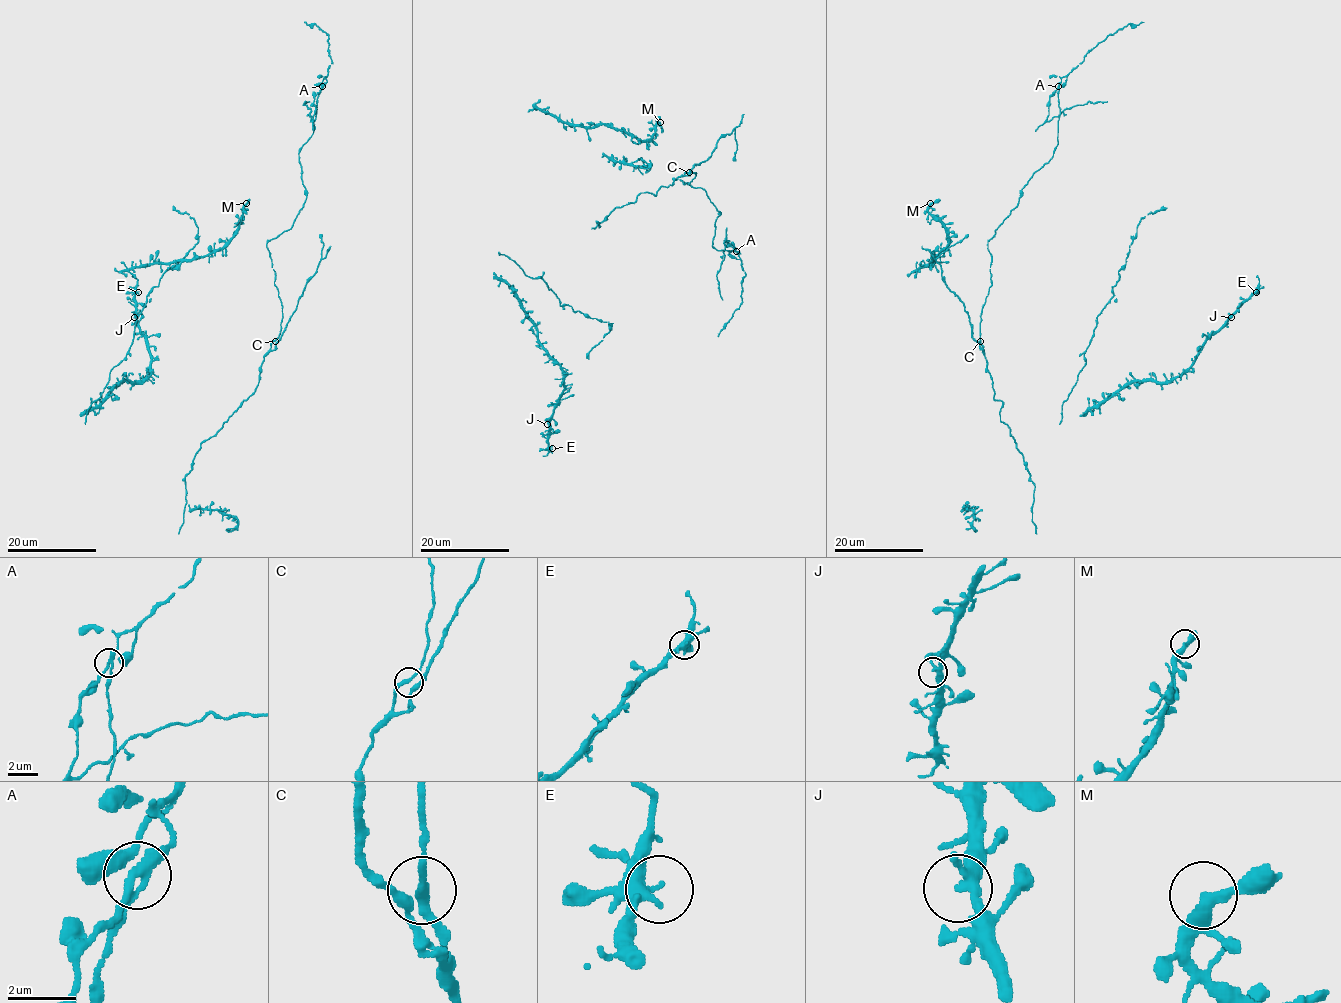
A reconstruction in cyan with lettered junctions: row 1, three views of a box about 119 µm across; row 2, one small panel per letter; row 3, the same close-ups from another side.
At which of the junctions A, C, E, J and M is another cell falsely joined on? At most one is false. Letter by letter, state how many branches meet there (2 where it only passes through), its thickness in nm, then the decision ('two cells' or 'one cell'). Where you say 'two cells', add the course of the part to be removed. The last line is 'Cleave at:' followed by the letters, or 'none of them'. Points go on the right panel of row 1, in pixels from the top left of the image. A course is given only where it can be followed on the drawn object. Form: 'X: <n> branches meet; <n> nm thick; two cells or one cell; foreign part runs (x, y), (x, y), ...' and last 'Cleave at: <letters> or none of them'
A: 3 branches meet; 240 nm thick; two cells; foreign part runs (1058, 86), (1050, 97), (1048, 121), (1064, 109), (1089, 101), (1107, 101)
C: 2 branches meet; 240 nm thick; one cell
E: 3 branches meet; 300 nm thick; one cell
J: 3 branches meet; 260 nm thick; one cell
M: 3 branches meet; 280 nm thick; one cell
Cleave at: A

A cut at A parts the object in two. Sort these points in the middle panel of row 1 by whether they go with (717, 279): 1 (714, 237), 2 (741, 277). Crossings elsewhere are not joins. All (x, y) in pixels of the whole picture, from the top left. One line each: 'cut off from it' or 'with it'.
1: cut off from it
2: cut off from it

